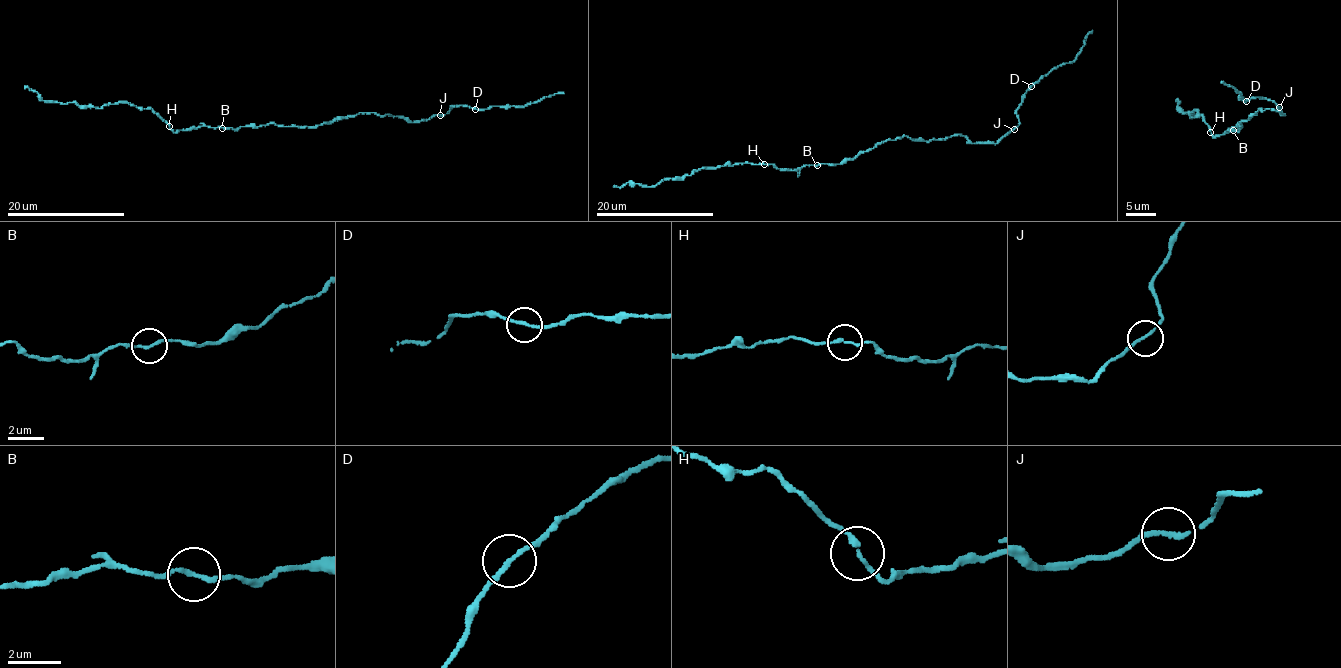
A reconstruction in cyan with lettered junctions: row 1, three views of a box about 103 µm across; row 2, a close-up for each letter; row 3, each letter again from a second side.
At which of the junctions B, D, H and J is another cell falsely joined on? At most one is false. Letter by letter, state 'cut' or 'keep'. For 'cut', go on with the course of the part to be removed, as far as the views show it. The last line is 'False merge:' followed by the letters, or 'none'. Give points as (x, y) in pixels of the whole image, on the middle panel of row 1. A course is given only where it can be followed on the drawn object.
B: keep
D: keep
H: keep
J: keep
False merge: none

